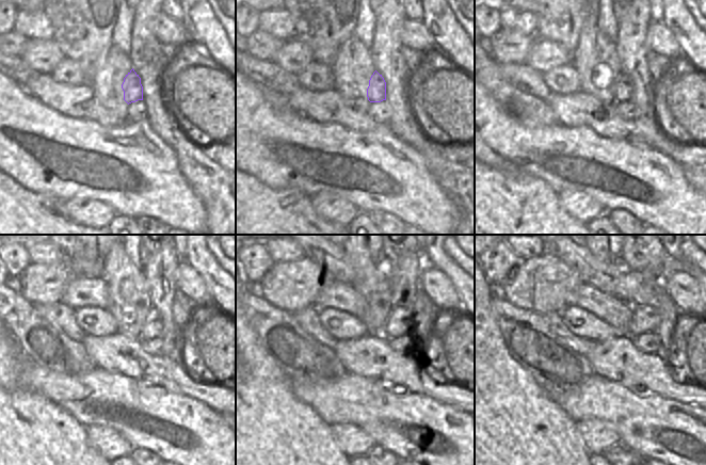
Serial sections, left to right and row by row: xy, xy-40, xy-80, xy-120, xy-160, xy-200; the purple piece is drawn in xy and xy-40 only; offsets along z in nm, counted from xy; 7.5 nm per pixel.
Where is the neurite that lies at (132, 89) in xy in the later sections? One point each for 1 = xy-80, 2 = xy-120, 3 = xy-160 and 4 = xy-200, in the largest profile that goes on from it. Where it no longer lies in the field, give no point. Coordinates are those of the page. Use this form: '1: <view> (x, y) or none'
1: xy-80 (624, 86)
2: xy-120 (153, 327)
3: xy-160 (400, 321)
4: xy-200 (645, 318)

